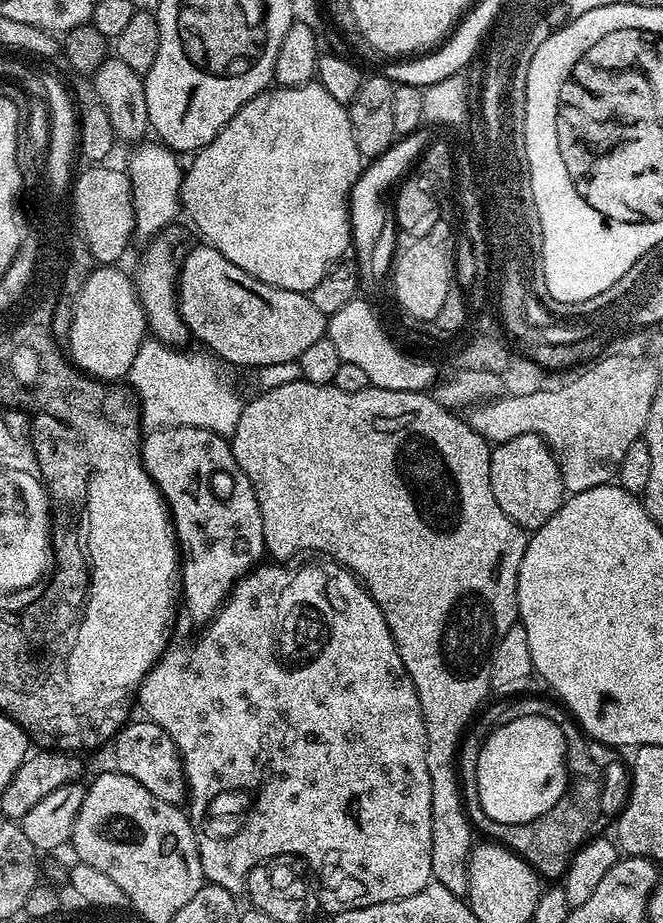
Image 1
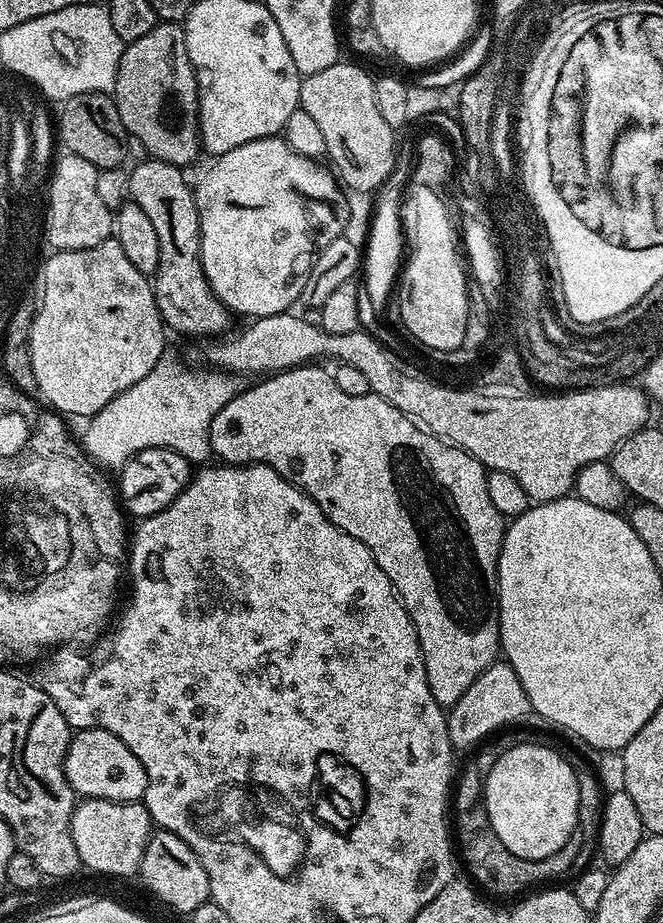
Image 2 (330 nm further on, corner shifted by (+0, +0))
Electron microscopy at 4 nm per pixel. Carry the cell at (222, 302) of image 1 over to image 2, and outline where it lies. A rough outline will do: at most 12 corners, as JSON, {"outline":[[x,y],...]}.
{"outline":[[144,158],[131,203],[158,234],[156,305],[169,329],[216,338],[228,307],[200,261],[181,165]]}

